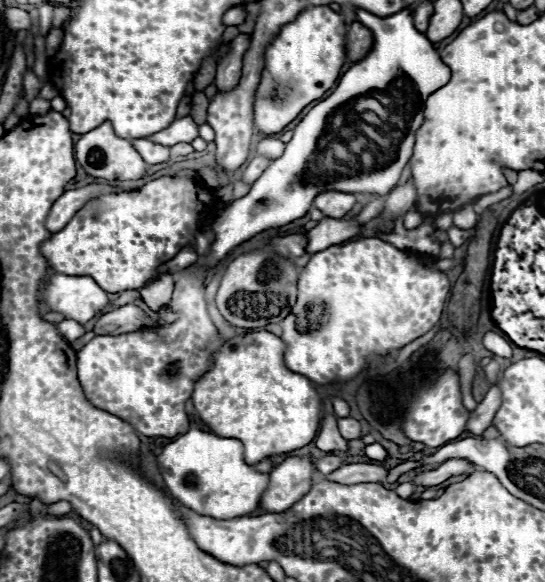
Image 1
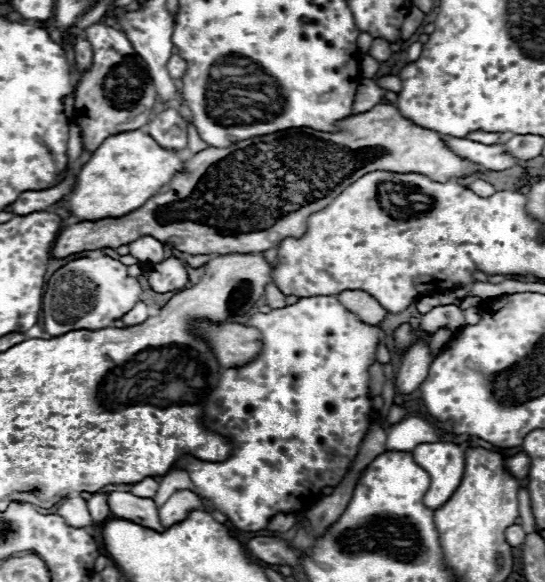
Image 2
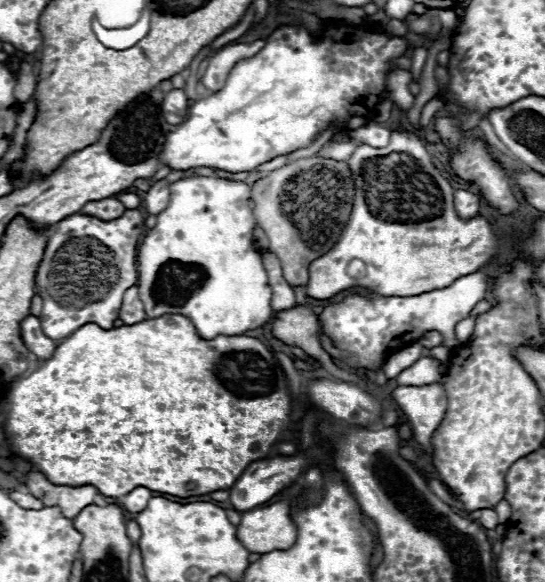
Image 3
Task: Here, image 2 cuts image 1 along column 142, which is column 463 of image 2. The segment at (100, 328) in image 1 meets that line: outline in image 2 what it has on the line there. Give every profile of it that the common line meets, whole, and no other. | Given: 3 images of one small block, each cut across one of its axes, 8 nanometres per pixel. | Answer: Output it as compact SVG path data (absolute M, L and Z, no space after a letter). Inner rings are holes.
M446 304L446 306L436 306L428 314L424 314L420 326L426 332L434 334L442 326L448 326L452 332L456 332L462 326L466 326L466 322L464 322L464 314L460 308L456 308L454 304Z

